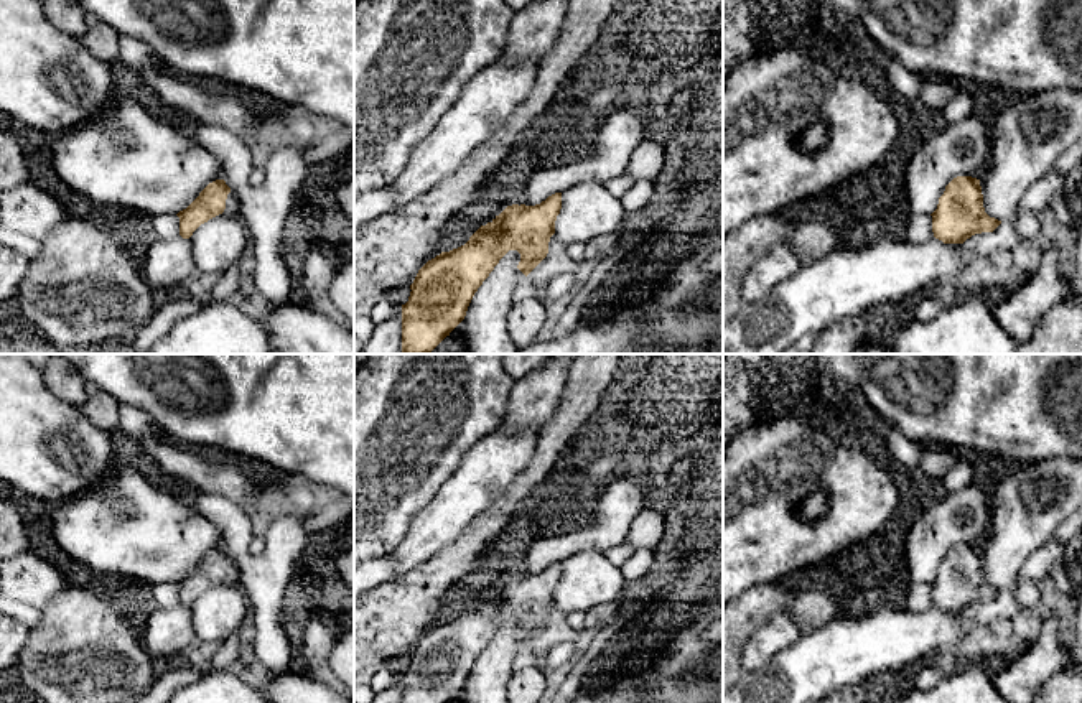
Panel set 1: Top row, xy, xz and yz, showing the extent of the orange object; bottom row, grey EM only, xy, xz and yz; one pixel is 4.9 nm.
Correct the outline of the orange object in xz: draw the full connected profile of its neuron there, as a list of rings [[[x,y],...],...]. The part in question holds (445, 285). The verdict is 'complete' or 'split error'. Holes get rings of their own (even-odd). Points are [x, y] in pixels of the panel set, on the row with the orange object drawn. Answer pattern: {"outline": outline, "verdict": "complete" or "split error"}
{"outline": [[[562,193],[548,196],[535,206],[507,206],[486,226],[481,226],[469,240],[450,252],[428,260],[410,285],[410,296],[402,305],[402,354],[430,354],[464,319],[468,306],[499,260],[517,250],[517,268],[527,277],[548,254],[550,237],[562,209]]], "verdict": "complete"}

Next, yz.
{"outline": [[[972,176],[954,178],[930,216],[934,237],[944,244],[963,244],[972,235],[993,232],[1001,224],[985,212],[980,179]]], "verdict": "complete"}

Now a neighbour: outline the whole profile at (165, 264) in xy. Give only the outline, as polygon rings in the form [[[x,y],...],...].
[[[148,235],[138,254],[145,282],[156,290],[181,286],[196,270],[189,239],[156,239]]]

